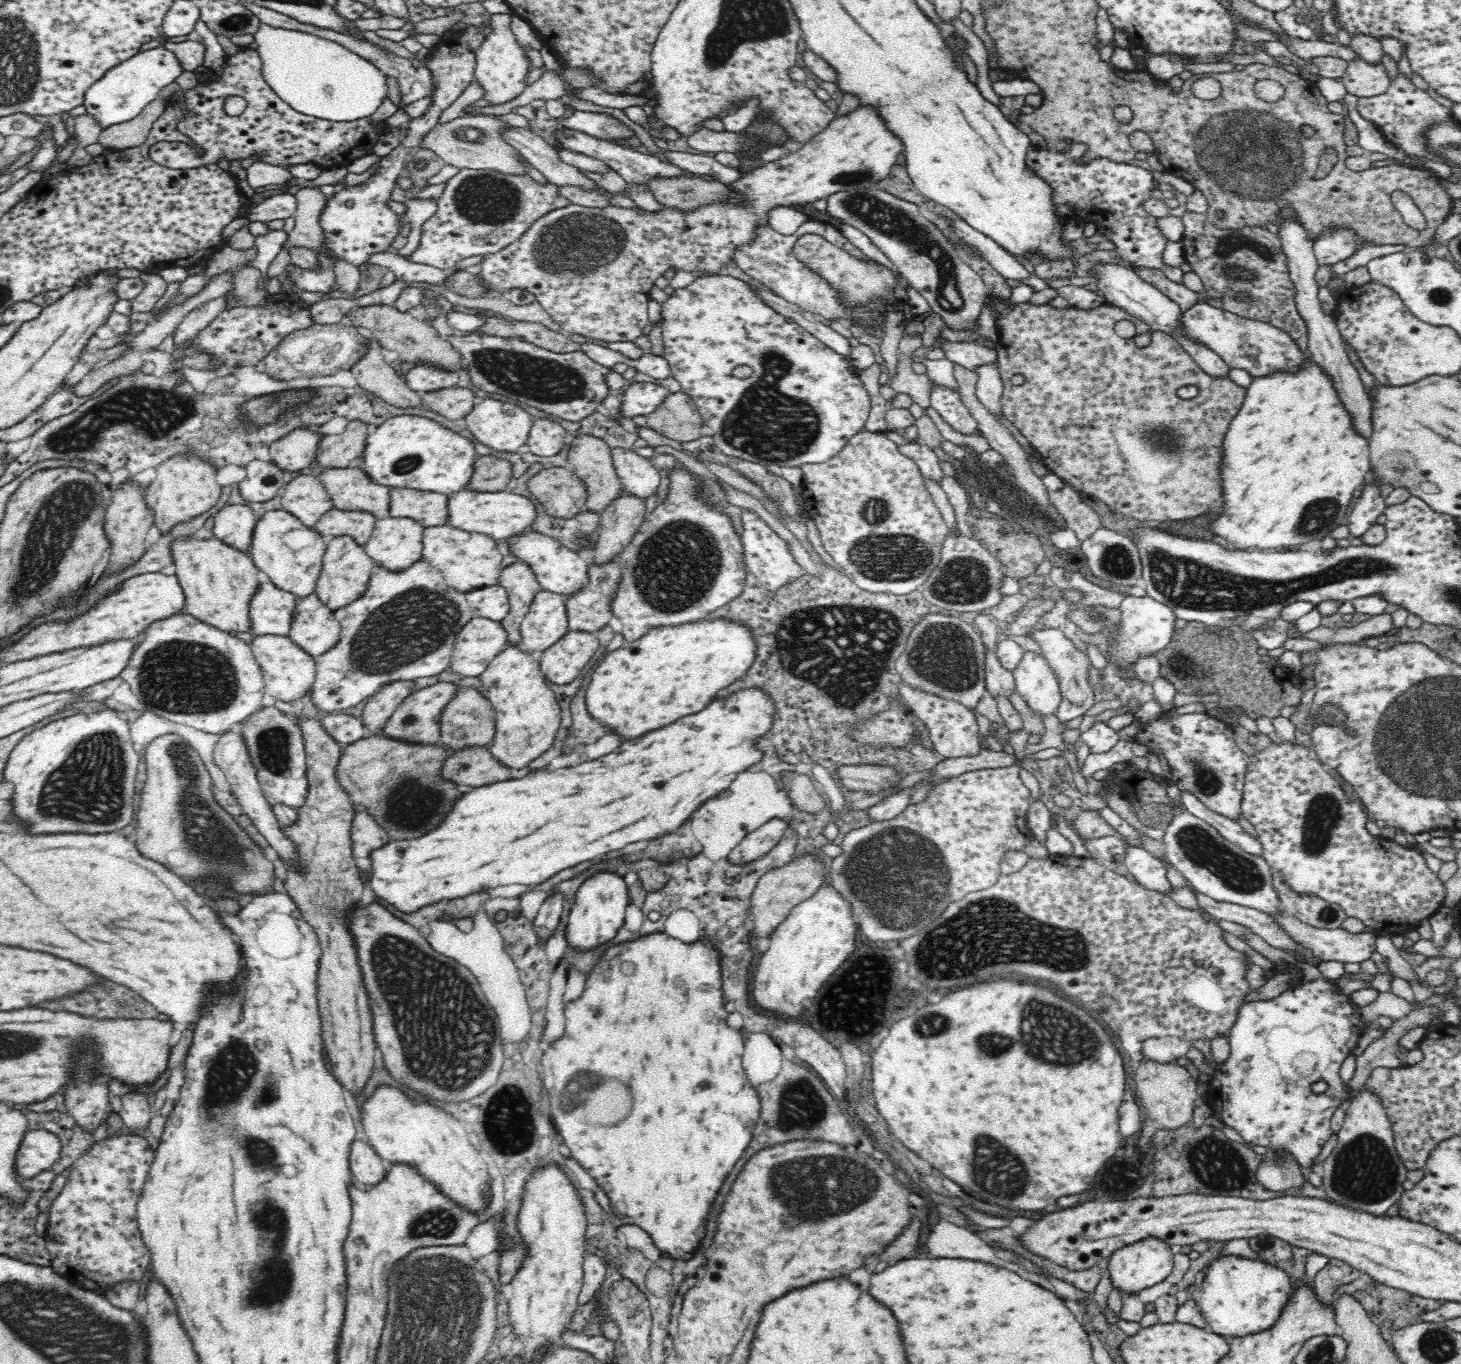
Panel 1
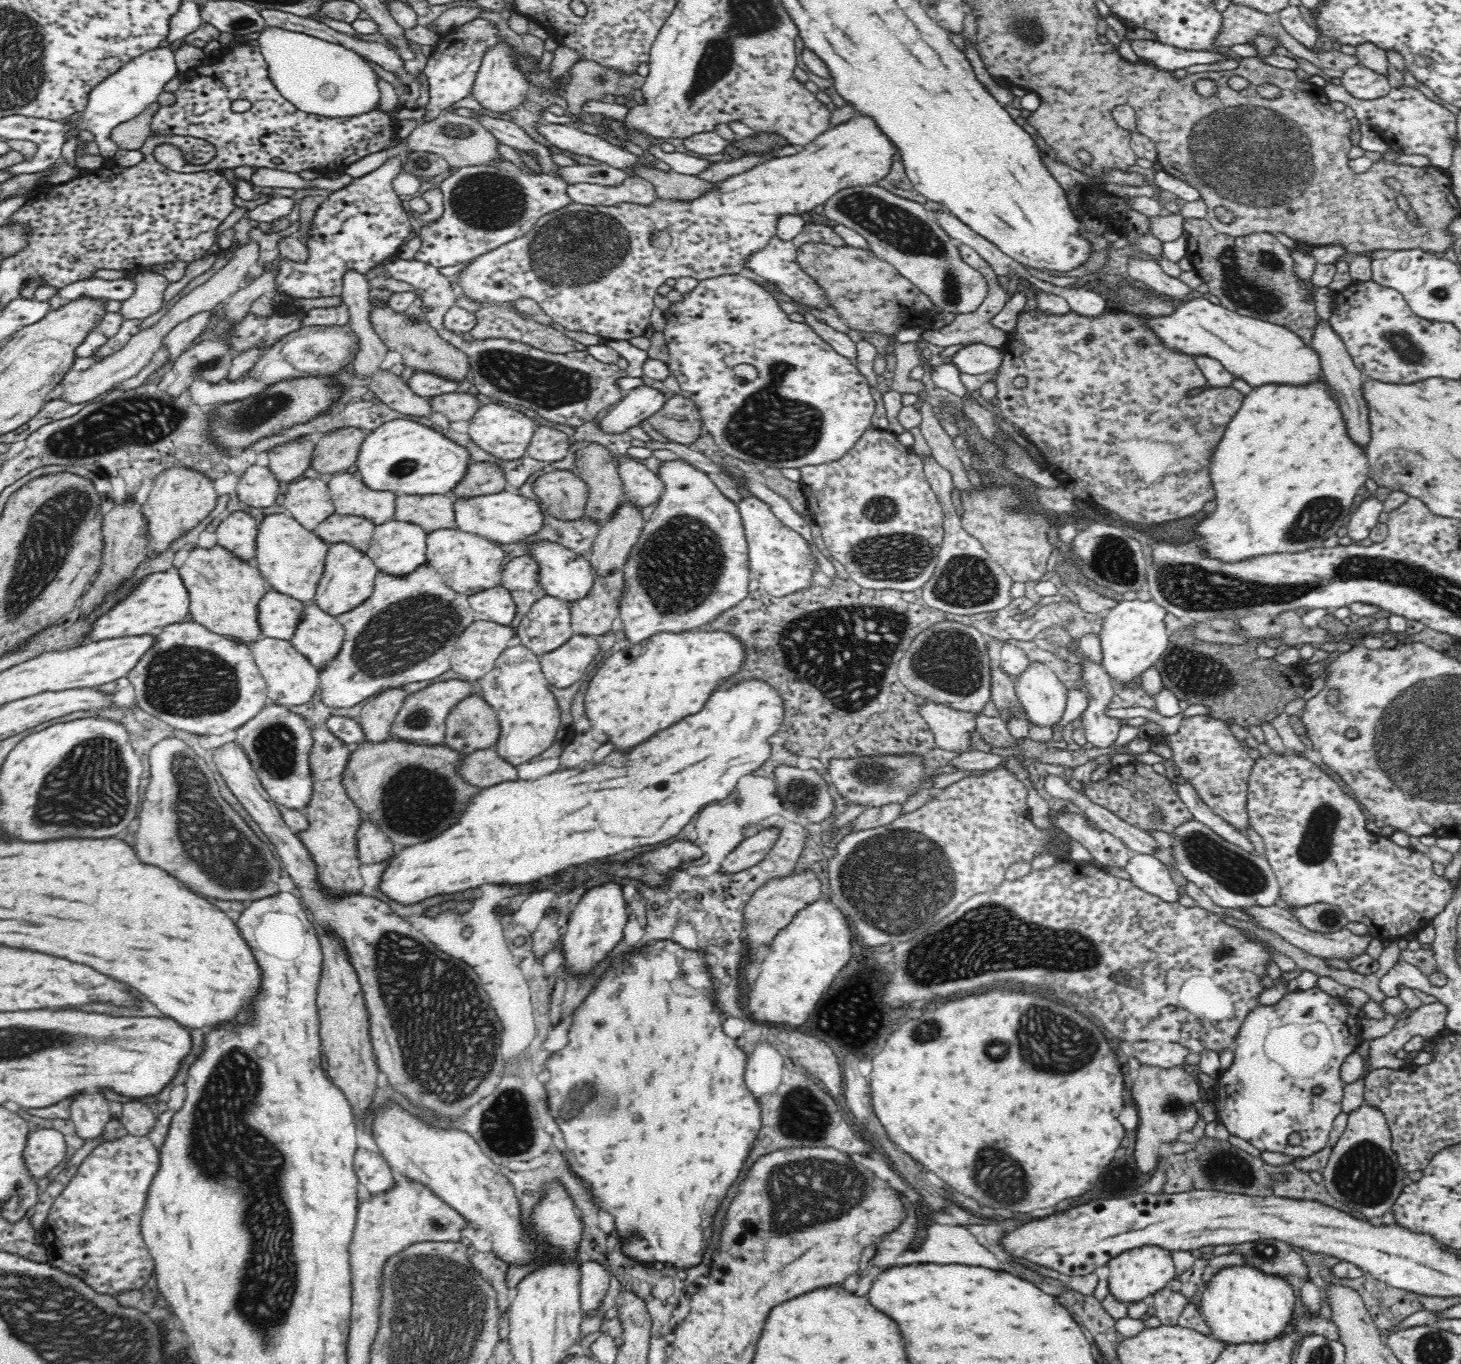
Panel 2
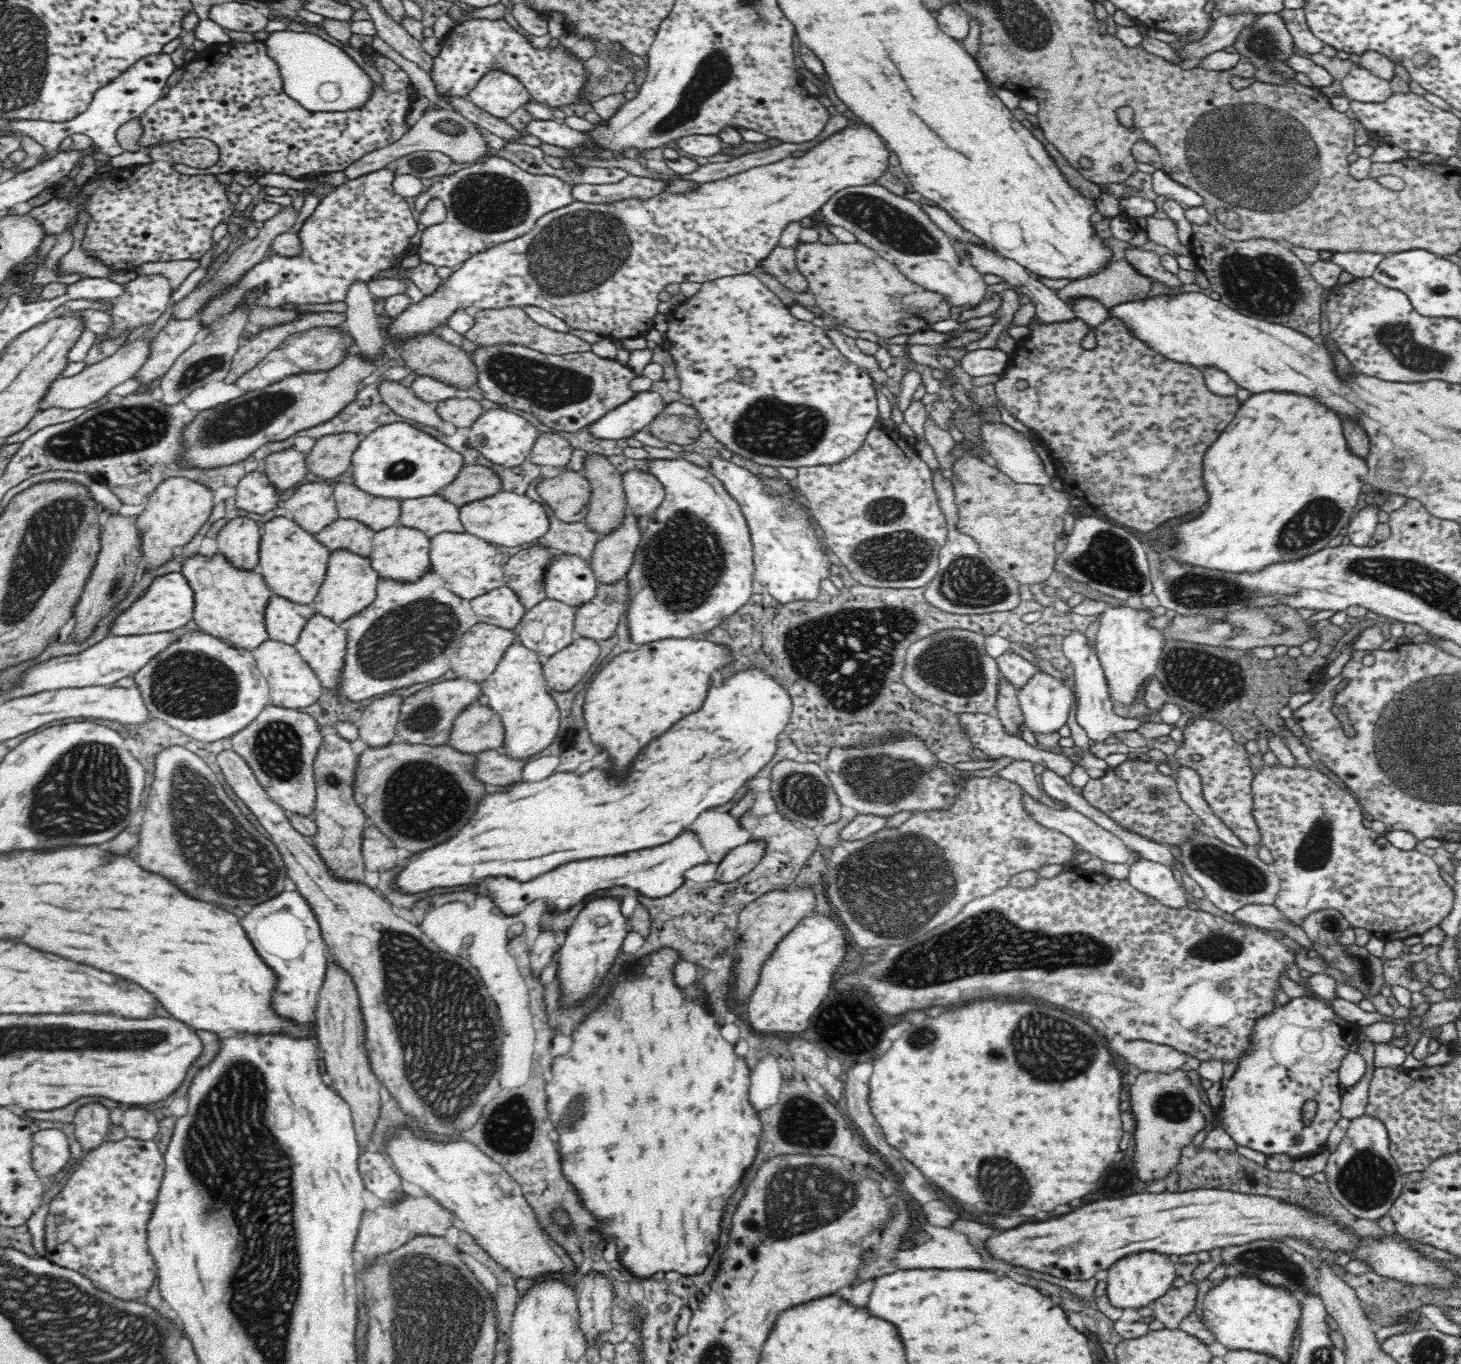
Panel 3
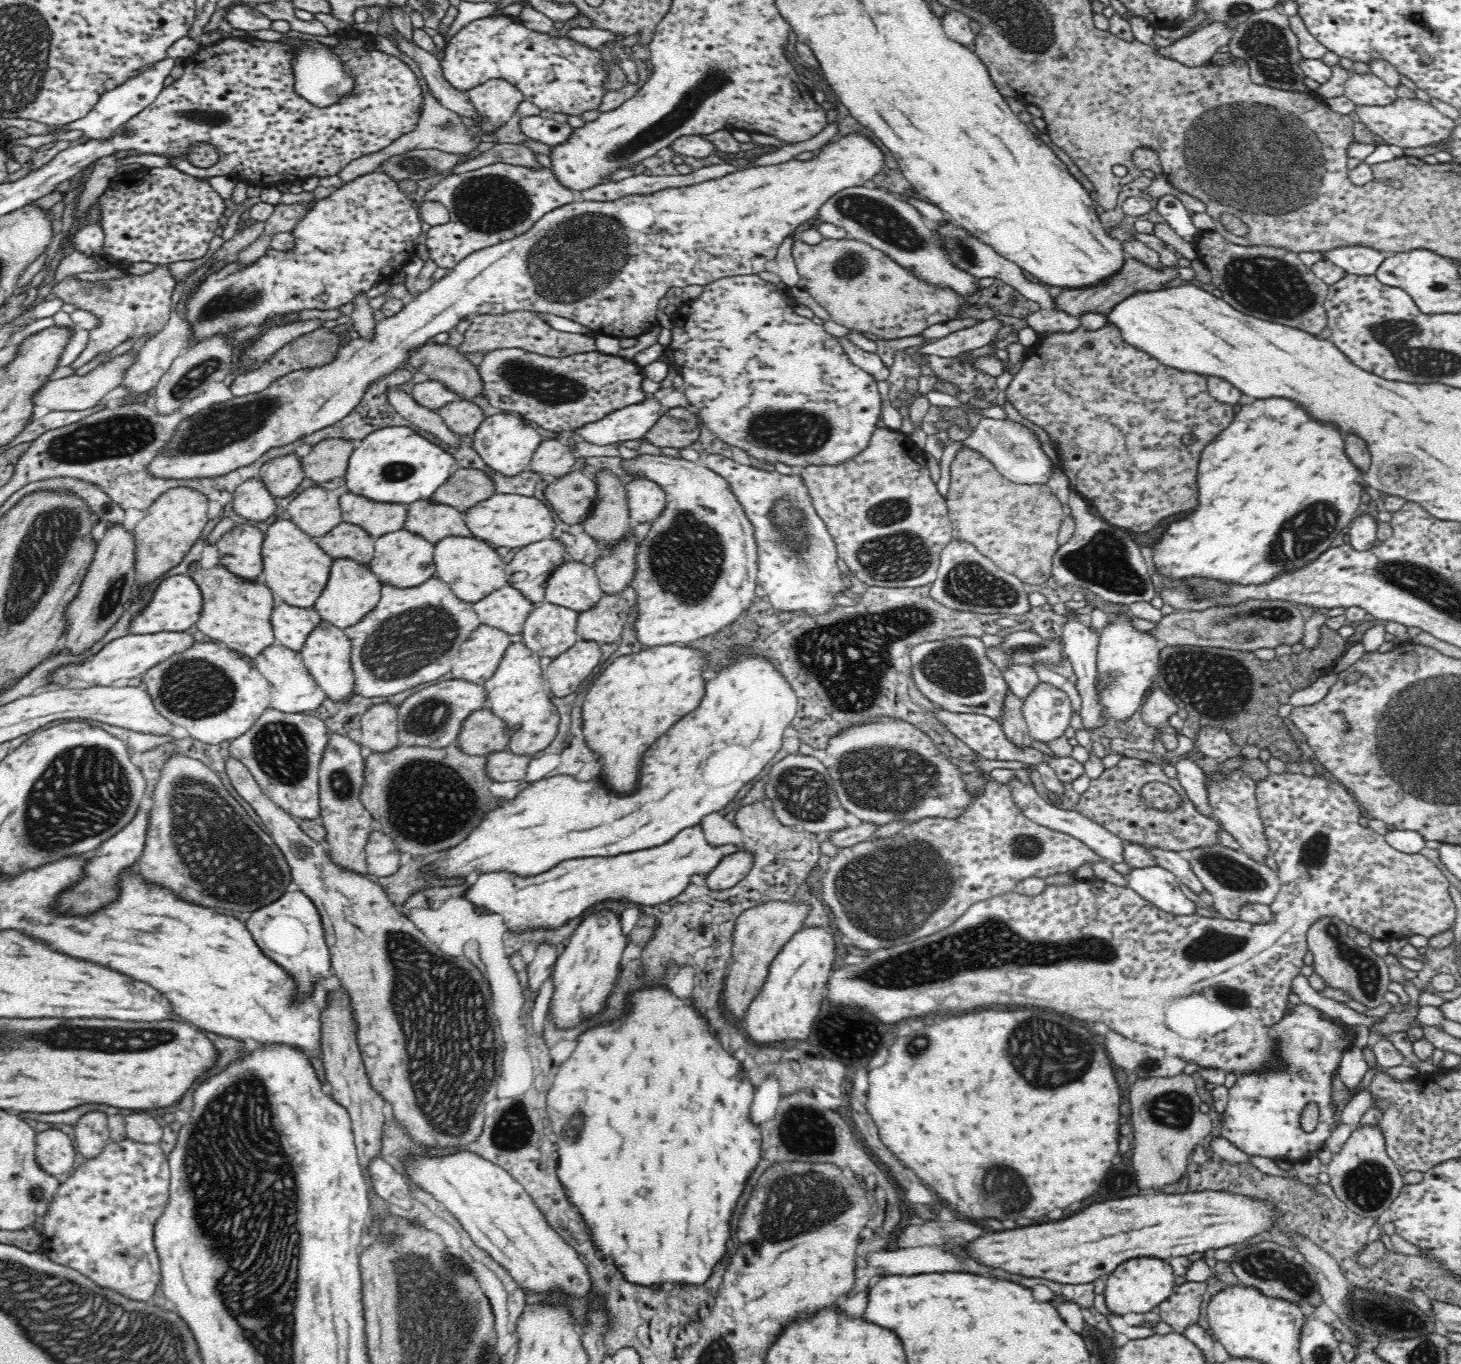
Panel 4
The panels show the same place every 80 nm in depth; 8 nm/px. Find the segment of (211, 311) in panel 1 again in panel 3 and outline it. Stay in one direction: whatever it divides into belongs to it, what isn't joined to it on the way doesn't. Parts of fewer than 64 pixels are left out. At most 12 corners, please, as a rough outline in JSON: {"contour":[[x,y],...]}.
{"contour":[[198,317],[170,319],[151,342],[136,374],[148,384],[163,376],[196,342]]}

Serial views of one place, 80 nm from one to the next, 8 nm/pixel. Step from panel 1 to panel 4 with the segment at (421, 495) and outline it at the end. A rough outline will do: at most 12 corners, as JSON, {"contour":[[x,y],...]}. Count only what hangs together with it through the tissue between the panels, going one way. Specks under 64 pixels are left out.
{"contour":[[428,498],[406,504],[404,528],[432,544],[472,536],[463,514]]}

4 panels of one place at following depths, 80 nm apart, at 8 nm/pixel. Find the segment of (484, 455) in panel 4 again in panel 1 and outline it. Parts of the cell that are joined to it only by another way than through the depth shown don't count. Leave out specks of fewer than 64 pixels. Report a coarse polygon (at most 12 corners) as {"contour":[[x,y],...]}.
{"contour":[[478,399],[464,416],[477,441],[524,449],[533,416],[516,402]]}

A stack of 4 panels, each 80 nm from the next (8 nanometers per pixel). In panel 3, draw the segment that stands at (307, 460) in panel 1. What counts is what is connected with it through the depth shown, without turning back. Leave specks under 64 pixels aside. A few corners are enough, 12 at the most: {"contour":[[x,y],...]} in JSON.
{"contour":[[272,452],[264,472],[277,490],[298,486],[309,472],[306,452]]}

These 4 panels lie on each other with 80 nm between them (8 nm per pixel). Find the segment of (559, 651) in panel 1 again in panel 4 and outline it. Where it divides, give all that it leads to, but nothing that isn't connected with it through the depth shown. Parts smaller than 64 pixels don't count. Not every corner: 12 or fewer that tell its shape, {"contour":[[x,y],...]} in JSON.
{"contour":[[580,639],[543,675],[552,697],[572,694],[600,664],[599,643]]}

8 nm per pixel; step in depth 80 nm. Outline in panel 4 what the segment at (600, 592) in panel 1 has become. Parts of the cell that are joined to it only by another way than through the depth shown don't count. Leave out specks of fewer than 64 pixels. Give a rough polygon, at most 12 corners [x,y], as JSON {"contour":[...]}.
{"contour":[[629,585],[602,592],[578,613],[576,634],[601,644],[618,642],[623,617],[634,611]]}

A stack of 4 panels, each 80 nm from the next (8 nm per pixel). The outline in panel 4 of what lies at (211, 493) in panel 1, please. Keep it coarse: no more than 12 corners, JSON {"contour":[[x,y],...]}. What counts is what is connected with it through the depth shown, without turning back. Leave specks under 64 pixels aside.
{"contour":[[183,483],[136,524],[136,589],[182,562],[209,522]]}

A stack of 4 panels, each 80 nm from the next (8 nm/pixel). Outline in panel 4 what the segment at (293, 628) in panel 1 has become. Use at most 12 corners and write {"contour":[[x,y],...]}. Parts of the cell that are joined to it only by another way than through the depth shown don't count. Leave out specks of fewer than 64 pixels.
{"contour":[[320,618],[299,650],[332,700],[354,697],[352,643]]}

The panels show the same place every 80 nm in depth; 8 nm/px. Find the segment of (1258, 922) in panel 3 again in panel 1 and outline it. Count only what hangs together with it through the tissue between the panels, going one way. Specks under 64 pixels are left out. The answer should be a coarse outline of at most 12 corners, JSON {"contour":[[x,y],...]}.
{"contour":[[1276,915],[1314,956],[1345,964],[1370,959],[1372,933],[1316,928]]}

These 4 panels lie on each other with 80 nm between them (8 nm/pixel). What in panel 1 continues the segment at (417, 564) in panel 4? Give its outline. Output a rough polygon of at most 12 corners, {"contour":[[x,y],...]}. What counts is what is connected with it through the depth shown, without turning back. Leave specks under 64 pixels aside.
{"contour":[[384,516],[363,547],[376,564],[404,570],[421,558],[424,527]]}

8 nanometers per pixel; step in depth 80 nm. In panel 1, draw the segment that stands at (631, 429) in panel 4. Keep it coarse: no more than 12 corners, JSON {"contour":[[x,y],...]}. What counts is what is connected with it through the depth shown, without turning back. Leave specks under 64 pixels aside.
{"contour":[[652,382],[626,387],[621,413],[626,418],[654,412],[668,388]]}

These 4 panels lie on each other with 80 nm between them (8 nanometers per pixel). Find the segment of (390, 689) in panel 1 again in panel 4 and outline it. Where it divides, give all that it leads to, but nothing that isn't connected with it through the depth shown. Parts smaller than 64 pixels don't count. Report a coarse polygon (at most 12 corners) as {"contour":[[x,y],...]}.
{"contour":[[380,702],[360,722],[359,745],[399,746],[398,706]]}

